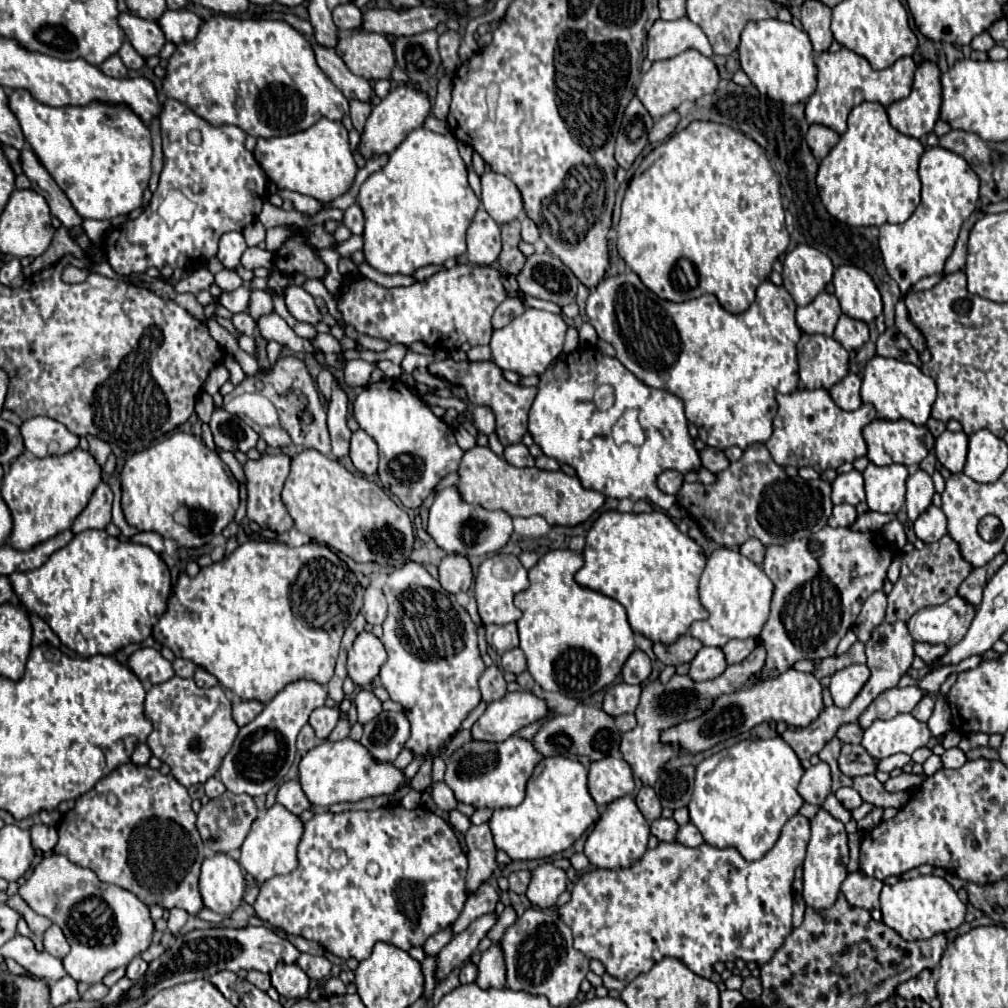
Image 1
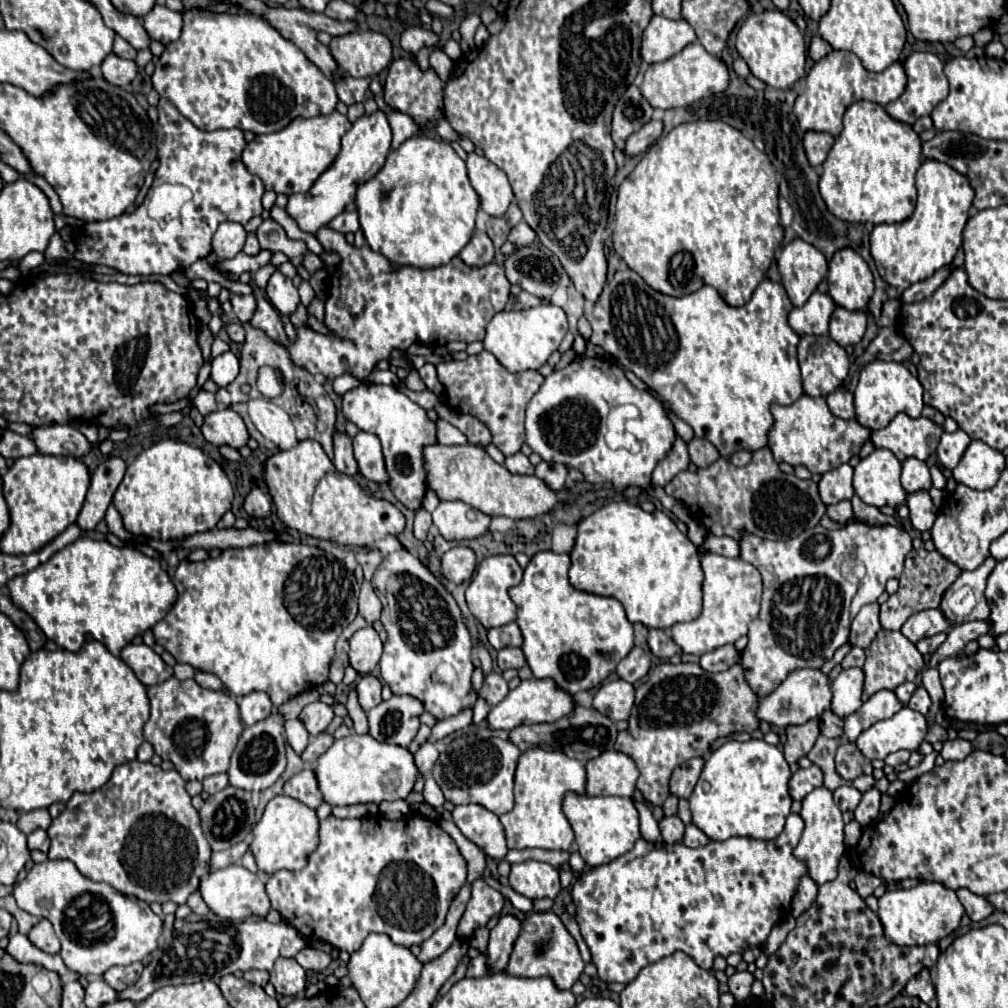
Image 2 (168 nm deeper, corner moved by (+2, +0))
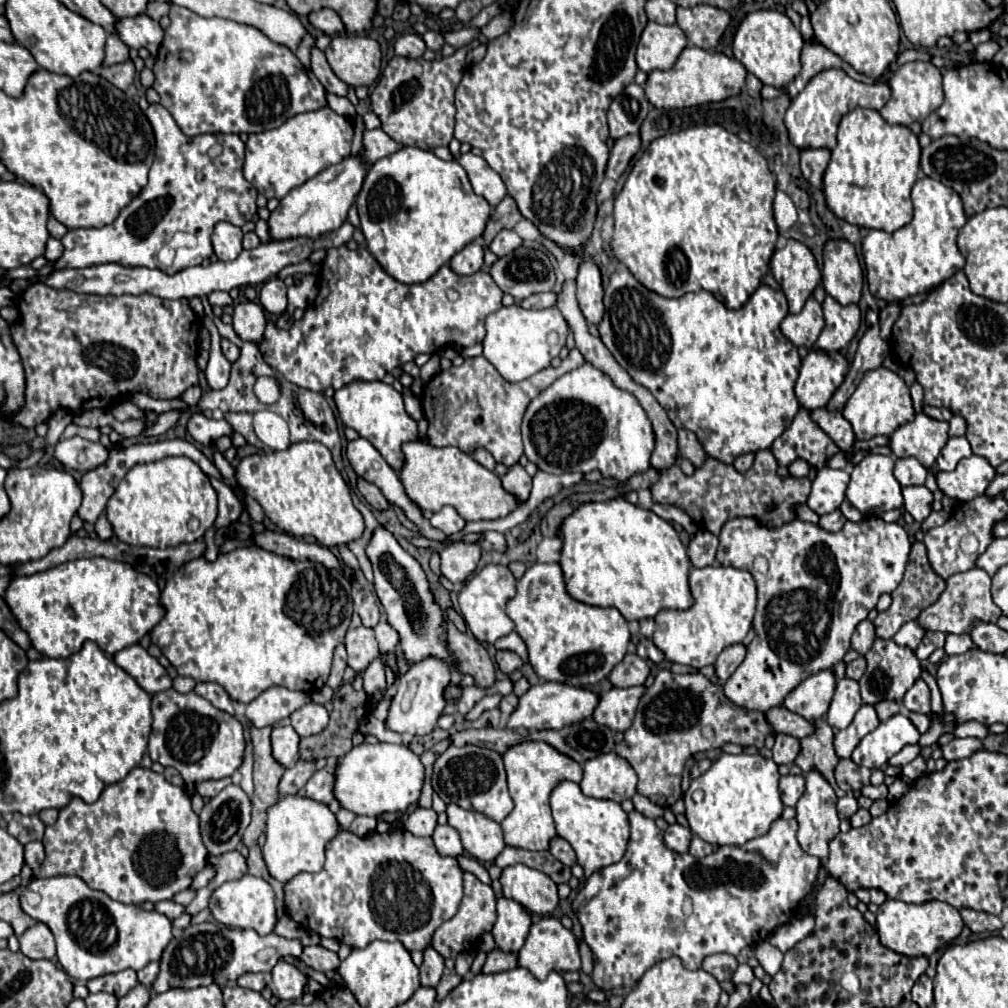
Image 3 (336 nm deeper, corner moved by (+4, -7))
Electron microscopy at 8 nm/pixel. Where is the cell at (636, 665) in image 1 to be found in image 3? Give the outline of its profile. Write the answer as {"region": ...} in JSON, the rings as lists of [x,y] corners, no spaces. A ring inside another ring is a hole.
{"region":[[[627,654],[609,674],[609,680],[617,688],[631,688],[641,686],[649,676],[649,666],[637,654]]]}

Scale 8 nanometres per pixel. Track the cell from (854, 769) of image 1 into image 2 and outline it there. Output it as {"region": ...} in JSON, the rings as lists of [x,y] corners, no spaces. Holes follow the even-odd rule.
{"region":[[[845,739],[841,743],[841,747],[837,749],[835,769],[845,781],[853,781],[859,775],[871,775],[871,771],[873,771],[871,761],[857,749],[855,743],[845,741]]]}

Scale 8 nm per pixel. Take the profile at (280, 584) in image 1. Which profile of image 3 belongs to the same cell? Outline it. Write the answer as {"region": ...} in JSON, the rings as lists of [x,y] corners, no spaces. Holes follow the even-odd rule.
{"region":[[[235,548],[229,554],[221,554],[215,562],[207,562],[205,558],[191,560],[183,564],[177,574],[167,582],[167,586],[161,592],[161,604],[165,606],[165,618],[151,630],[151,642],[157,644],[163,652],[163,656],[175,666],[179,676],[189,676],[195,682],[217,682],[221,684],[227,694],[235,702],[251,702],[255,700],[261,692],[265,692],[271,686],[283,686],[289,690],[299,690],[305,694],[313,694],[321,690],[327,682],[327,676],[331,672],[331,660],[333,660],[333,650],[341,642],[341,630],[339,628],[349,628],[351,624],[351,614],[353,614],[353,600],[351,600],[351,582],[345,578],[343,570],[339,568],[327,568],[317,562],[299,562],[291,560],[285,556],[277,556],[273,552],[261,550],[261,548]]]}

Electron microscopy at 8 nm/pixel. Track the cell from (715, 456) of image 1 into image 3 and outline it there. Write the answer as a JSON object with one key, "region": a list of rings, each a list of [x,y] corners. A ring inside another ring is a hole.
{"region":[[[679,430],[679,454],[687,458],[695,468],[703,466],[703,462],[709,458],[703,450],[703,444],[689,430]]]}

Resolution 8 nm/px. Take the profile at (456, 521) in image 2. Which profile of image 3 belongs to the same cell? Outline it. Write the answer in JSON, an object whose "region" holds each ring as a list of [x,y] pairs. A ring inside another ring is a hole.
{"region":[[[443,506],[439,512],[435,512],[431,516],[431,526],[439,528],[441,532],[445,532],[447,536],[451,534],[457,534],[465,528],[465,520],[459,516],[459,512],[453,508],[453,506]]]}

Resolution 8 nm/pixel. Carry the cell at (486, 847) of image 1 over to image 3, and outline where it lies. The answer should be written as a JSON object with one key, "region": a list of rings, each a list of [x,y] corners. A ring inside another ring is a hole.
{"region":[[[427,946],[423,950],[423,962],[419,966],[421,984],[423,986],[437,986],[443,976],[443,970],[445,970],[445,958],[433,946]]]}

